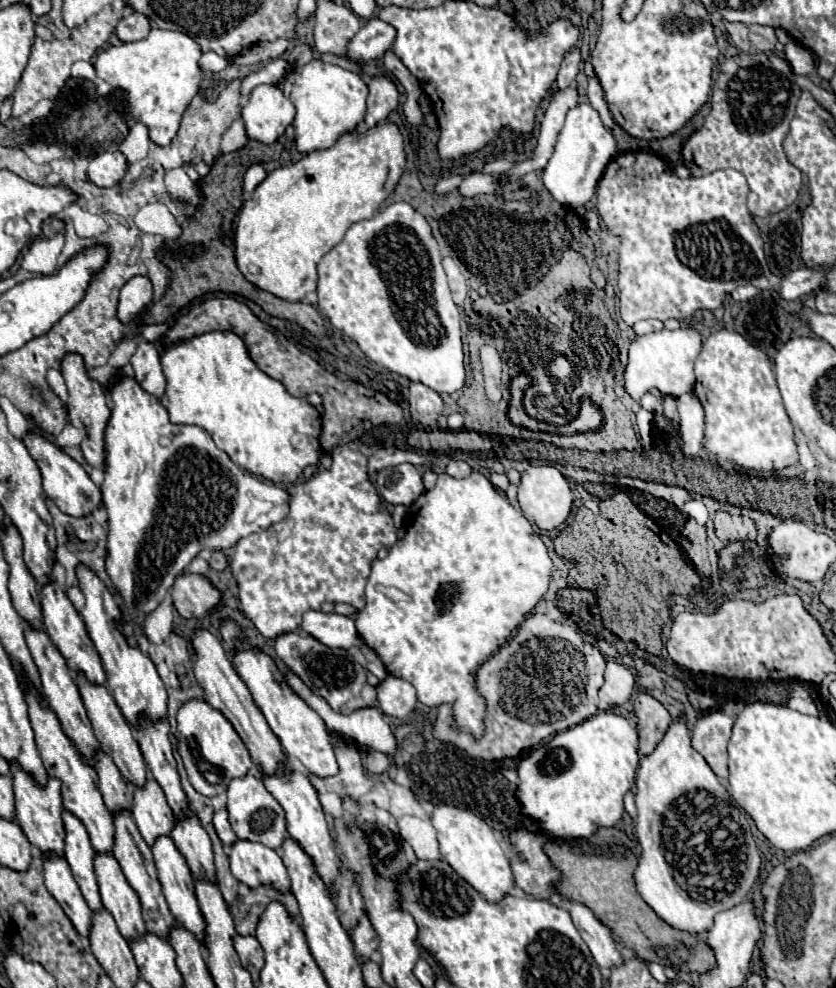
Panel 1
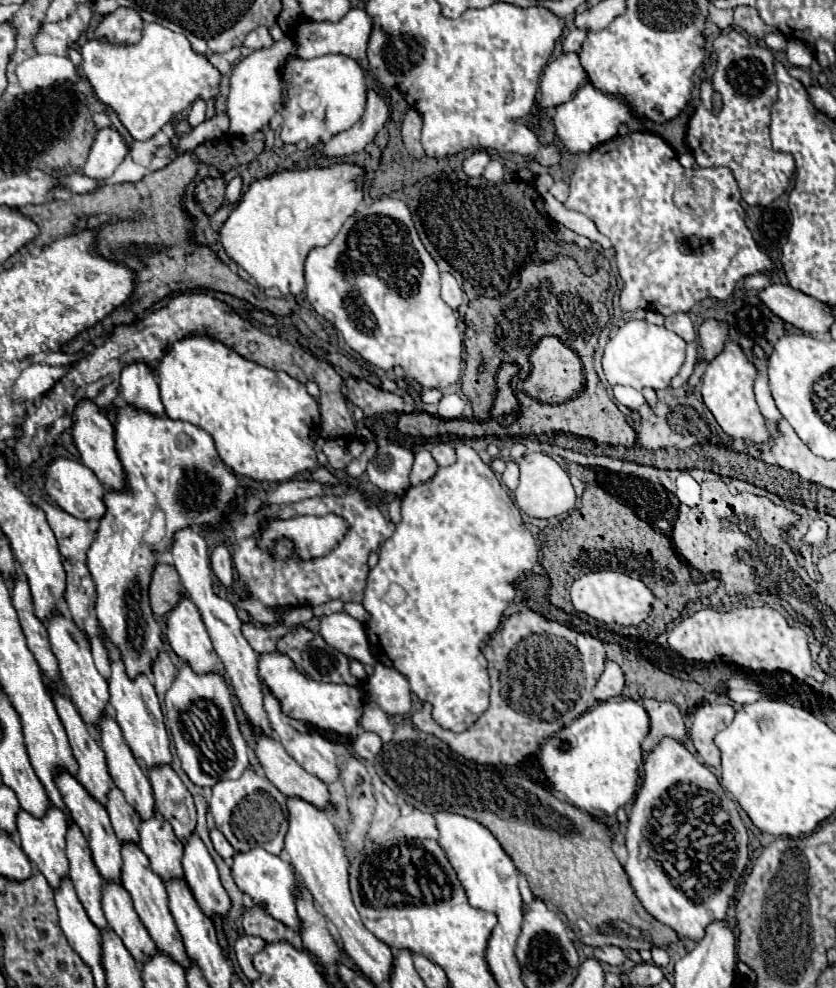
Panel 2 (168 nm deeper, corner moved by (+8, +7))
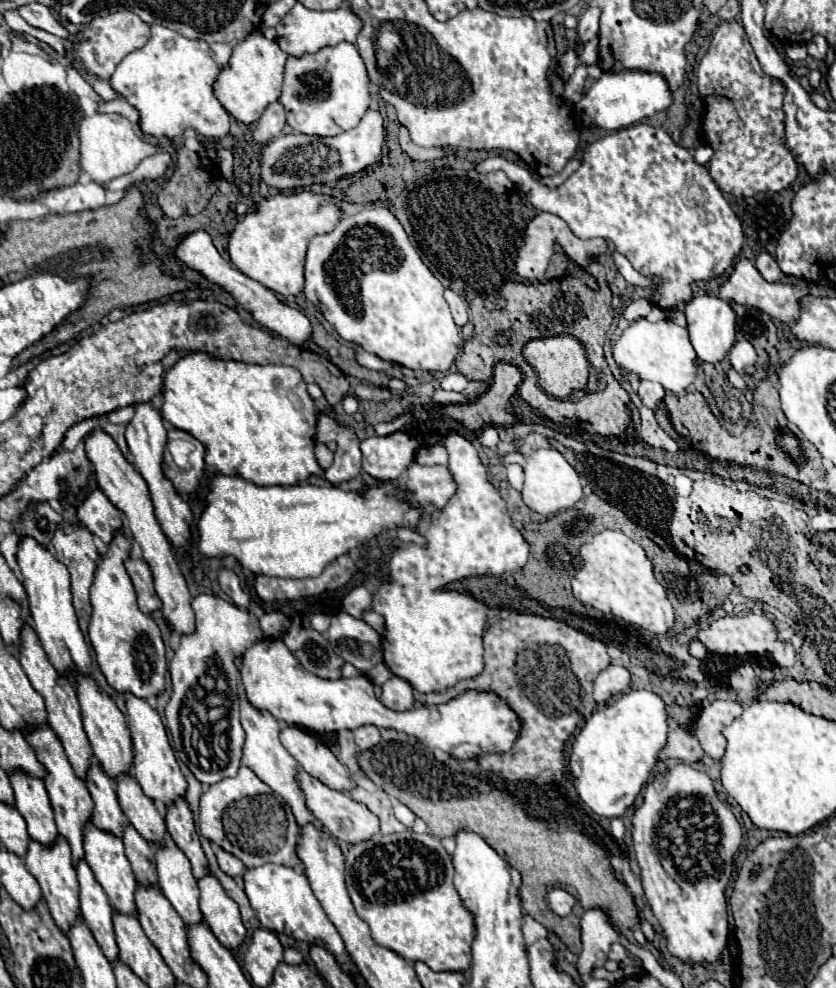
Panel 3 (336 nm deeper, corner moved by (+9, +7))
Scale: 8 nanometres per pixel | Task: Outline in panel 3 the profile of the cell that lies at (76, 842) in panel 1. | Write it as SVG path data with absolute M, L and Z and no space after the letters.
M82 860L76 868L78 882L80 882L80 910L82 920L90 928L92 936L96 938L102 954L108 958L108 962L118 960L118 946L114 940L114 928L112 928L112 906L108 902L108 896L104 894L102 886L96 882L90 866Z

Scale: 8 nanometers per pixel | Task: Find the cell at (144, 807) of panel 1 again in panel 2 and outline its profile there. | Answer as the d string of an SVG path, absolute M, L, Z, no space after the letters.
M153 814L153 818L141 820L139 824L139 846L151 862L151 870L159 874L163 880L183 878L181 854L183 846L177 842L173 828L161 814Z

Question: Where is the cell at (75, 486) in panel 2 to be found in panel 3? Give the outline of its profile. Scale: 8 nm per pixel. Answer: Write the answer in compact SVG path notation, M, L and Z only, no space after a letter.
M94 490L86 498L86 502L78 508L78 518L104 544L112 542L112 538L116 536L116 530L124 528L120 510L100 490Z

